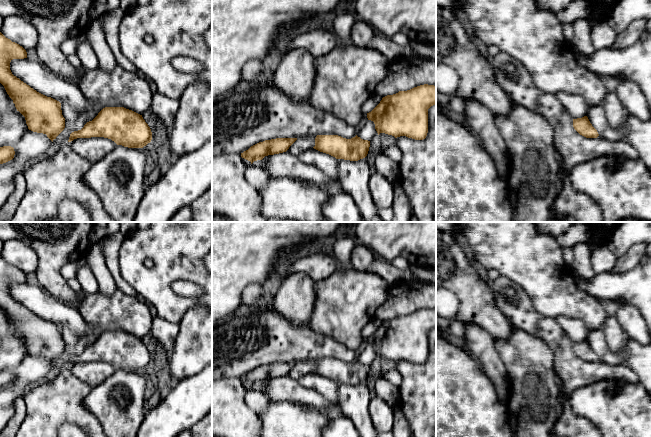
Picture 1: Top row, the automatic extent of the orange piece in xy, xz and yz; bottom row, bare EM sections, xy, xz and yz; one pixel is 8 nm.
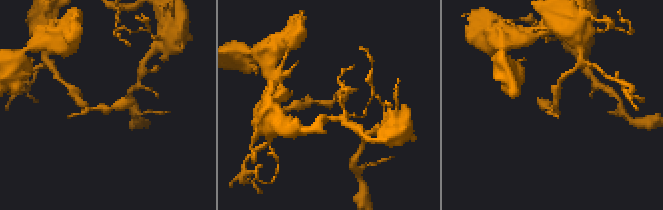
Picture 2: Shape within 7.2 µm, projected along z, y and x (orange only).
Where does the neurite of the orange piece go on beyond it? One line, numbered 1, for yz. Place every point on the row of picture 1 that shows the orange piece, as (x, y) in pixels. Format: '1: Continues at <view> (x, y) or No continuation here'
1: No continuation here

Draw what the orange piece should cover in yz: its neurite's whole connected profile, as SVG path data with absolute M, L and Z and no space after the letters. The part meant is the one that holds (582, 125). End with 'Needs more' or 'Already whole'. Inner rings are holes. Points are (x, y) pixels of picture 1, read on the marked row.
M587 116L573 119L574 129L586 138L597 138L599 136L597 130L592 126Z. Already whole

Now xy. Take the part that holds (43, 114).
M0 32L0 83L17 111L25 117L28 129L46 134L53 142L65 128L61 103L37 92L12 74L10 62L24 58L27 58L26 50Z. Already whole

